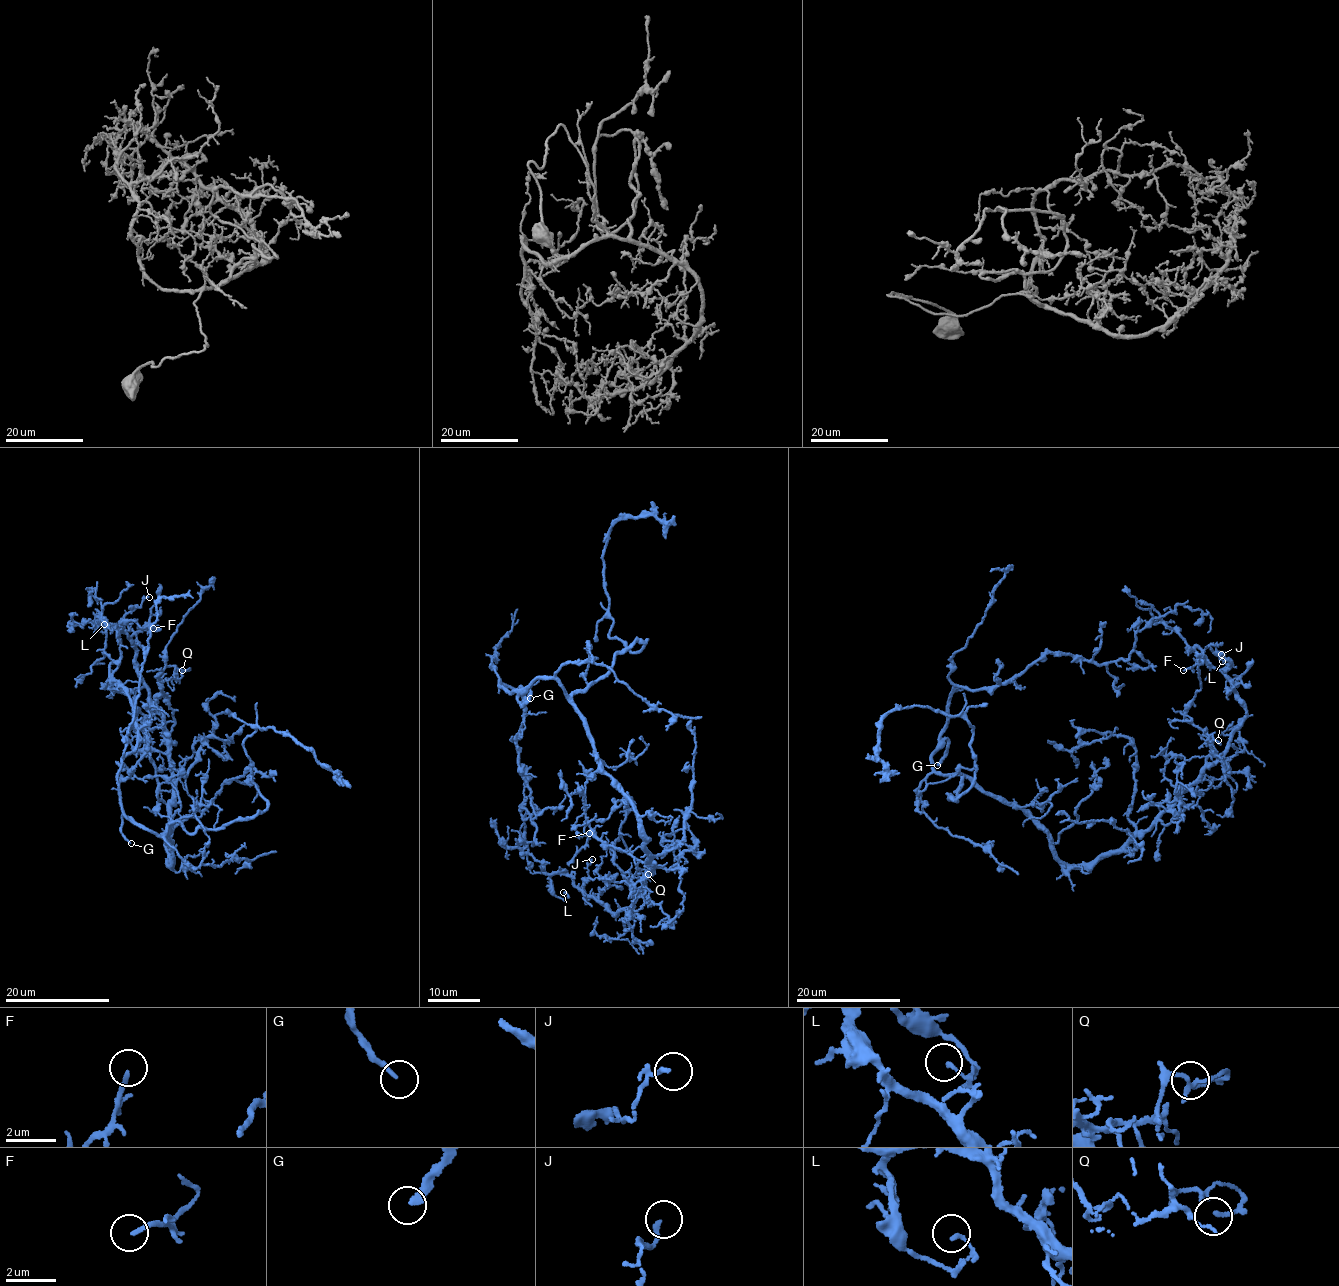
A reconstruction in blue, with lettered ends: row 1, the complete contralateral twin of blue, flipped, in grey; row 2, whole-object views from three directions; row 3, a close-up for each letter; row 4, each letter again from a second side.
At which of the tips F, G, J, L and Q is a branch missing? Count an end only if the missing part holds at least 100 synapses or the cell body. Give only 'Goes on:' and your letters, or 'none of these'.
Goes on: G

